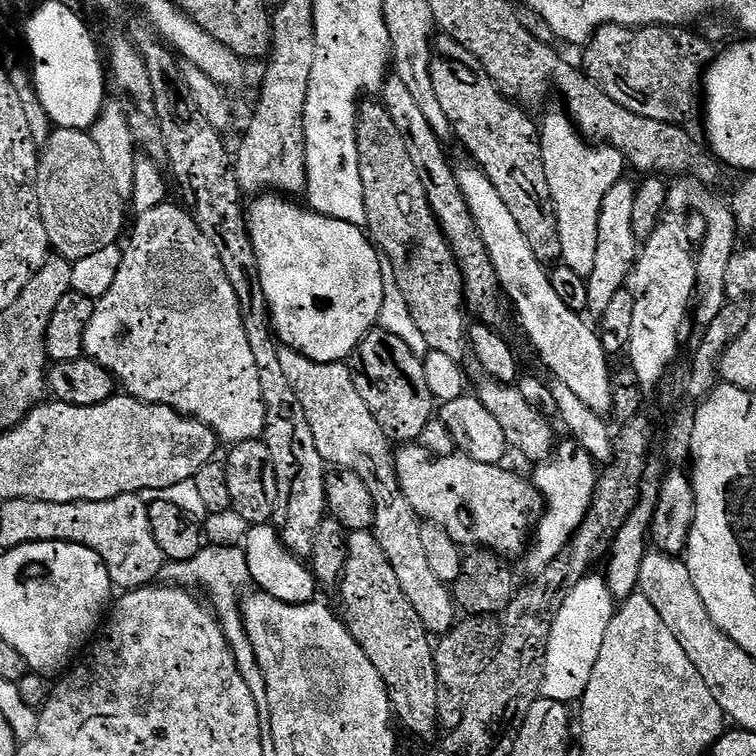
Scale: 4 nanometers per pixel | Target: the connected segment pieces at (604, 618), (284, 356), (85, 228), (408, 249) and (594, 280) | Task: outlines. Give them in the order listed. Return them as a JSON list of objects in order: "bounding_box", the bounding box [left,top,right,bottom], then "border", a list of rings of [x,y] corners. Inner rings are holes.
[{"bounding_box":[541,574,616,704],"border":[[[589,574],[568,592],[551,628],[547,654],[544,656],[544,676],[541,695],[560,704],[577,703],[584,696],[590,675],[602,650],[603,639],[616,609],[616,601],[610,594],[608,581],[603,576]]]},{"bounding_box":[278,347,458,634],"border":[[[285,347],[280,349],[278,362],[282,362],[282,371],[286,378],[290,378],[290,386],[294,386],[298,402],[302,402],[306,422],[310,422],[318,454],[322,454],[325,465],[354,470],[354,474],[366,482],[366,490],[370,490],[370,498],[374,498],[376,511],[374,535],[386,558],[390,558],[394,574],[398,574],[402,594],[410,598],[410,606],[418,610],[418,618],[422,618],[430,634],[449,632],[458,620],[455,599],[449,585],[441,582],[434,570],[430,570],[422,546],[422,521],[400,489],[393,441],[389,440],[382,426],[378,426],[374,414],[370,414],[370,406],[362,402],[362,394],[358,394],[358,386],[354,386],[351,367],[344,362],[319,364],[301,352]]]},{"bounding_box":[38,128,125,262],"border":[[[56,128],[48,137],[42,148],[38,187],[42,222],[55,255],[69,262],[90,258],[90,254],[106,250],[125,235],[125,201],[106,170],[106,162],[102,162],[94,138],[85,129]]]},{"bounding_box":[356,99,470,362],"border":[[[365,99],[359,105],[356,117],[358,164],[362,170],[368,219],[366,231],[378,245],[383,259],[394,266],[398,290],[402,290],[402,298],[406,298],[406,306],[410,306],[410,318],[414,318],[422,338],[426,338],[428,349],[461,362],[467,361],[470,320],[464,317],[464,280],[460,277],[452,247],[430,210],[406,138],[402,138],[394,126],[383,103],[376,101],[375,104],[372,100],[375,99]]]},{"bounding_box":[588,178,638,317],"border":[[[625,178],[617,182],[602,198],[602,210],[598,214],[598,246],[592,249],[592,269],[588,281],[588,312],[600,317],[610,306],[614,294],[625,291],[638,255],[638,241],[634,238],[634,198],[637,185]]]}]

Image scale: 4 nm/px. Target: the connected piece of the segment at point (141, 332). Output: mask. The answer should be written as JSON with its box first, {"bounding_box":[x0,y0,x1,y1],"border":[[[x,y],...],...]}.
{"bounding_box":[84,203,266,446],"border":[[[172,203],[159,204],[154,206],[154,210],[146,210],[135,217],[136,225],[133,228],[131,225],[130,235],[127,237],[128,245],[125,243],[122,248],[124,257],[122,266],[118,266],[118,274],[114,277],[114,286],[110,286],[110,290],[106,290],[106,294],[96,301],[94,318],[90,318],[90,326],[86,326],[84,356],[111,372],[119,387],[127,395],[147,404],[170,406],[188,419],[202,422],[210,430],[214,430],[223,443],[225,440],[225,445],[231,446],[247,440],[261,439],[266,426],[266,402],[262,398],[262,385],[258,382],[258,362],[254,362],[254,354],[250,350],[250,338],[246,338],[246,326],[242,324],[242,310],[238,310],[238,294],[234,294],[230,278],[226,278],[226,270],[222,270],[222,258],[218,258],[218,250],[214,250],[210,238],[206,238],[206,234],[198,230],[189,209],[179,203],[178,205]]]}

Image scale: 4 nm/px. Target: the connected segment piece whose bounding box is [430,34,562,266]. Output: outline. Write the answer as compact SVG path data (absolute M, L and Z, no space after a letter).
M440 34L435 37L430 74L434 82L434 95L438 97L438 102L442 105L455 139L458 138L464 143L465 150L477 160L473 161L484 172L486 178L494 184L499 197L506 202L507 209L514 214L519 229L526 234L526 239L530 242L535 257L545 266L555 265L560 260L562 238L558 238L558 218L554 210L554 198L550 198L550 182L546 182L546 166L542 162L537 121L535 119L532 121L519 103L513 102L497 88L490 74L486 74L482 62L478 62L478 58L470 54L470 50L466 50L449 36Z

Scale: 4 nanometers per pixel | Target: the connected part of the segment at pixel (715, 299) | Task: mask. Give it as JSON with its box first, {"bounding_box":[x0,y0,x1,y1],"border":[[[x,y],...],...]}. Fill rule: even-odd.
{"bounding_box":[666,177,738,328],"border":[[[677,177],[670,185],[667,194],[666,210],[684,210],[689,206],[694,210],[700,210],[704,220],[704,236],[702,244],[696,254],[696,282],[697,300],[692,312],[700,328],[707,328],[715,318],[718,318],[719,311],[723,310],[728,299],[725,294],[725,274],[730,258],[738,248],[738,237],[734,226],[734,216],[729,201],[718,196],[709,190],[708,187],[696,180],[697,177]]]}

